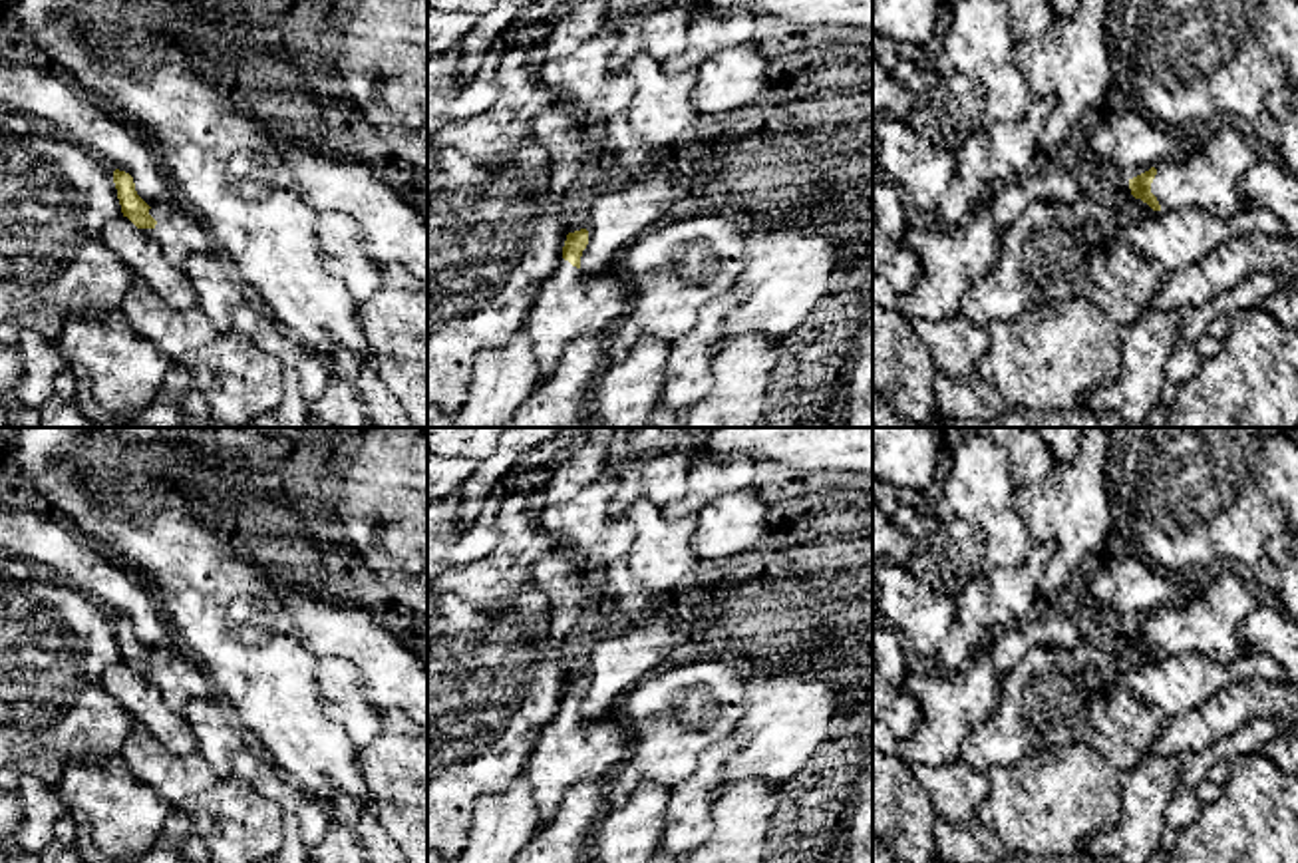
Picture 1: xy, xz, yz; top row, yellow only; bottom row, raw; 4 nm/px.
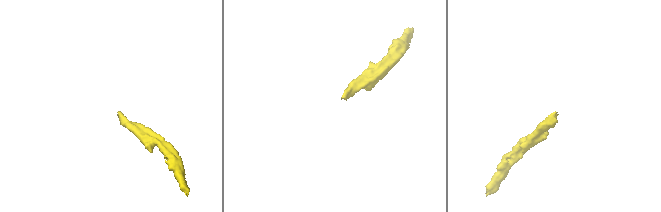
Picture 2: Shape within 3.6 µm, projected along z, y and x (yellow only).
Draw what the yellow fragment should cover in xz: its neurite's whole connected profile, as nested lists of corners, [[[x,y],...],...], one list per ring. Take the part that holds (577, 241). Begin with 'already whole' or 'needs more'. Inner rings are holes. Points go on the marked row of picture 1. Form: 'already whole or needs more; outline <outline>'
needs more; outline [[[588,231],[567,235],[559,270],[543,282],[539,296],[525,314],[523,332],[539,362],[539,384],[555,372],[563,352],[584,332],[610,328],[626,314],[630,286],[608,268],[598,274],[580,270]]]

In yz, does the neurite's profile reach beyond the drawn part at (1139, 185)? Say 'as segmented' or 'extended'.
extended

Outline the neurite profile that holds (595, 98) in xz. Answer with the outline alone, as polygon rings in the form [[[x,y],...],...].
[[[604,24],[572,54],[541,64],[541,80],[568,99],[576,115],[594,131],[622,113],[636,93],[626,72],[608,70],[618,42],[618,26]]]

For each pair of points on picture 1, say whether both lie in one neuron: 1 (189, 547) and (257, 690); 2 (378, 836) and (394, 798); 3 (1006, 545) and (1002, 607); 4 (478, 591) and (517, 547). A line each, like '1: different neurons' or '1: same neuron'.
1: same neuron
2: different neurons
3: different neurons
4: same neuron

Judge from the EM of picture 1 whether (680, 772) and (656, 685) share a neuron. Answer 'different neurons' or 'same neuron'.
same neuron

